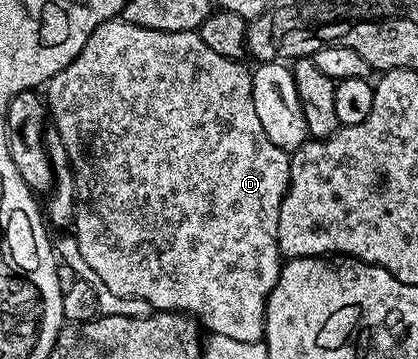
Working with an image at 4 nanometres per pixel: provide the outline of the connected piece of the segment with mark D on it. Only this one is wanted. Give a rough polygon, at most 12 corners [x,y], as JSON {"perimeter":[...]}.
{"perimeter":[[104,20],[49,79],[98,282],[255,343],[290,153]]}

